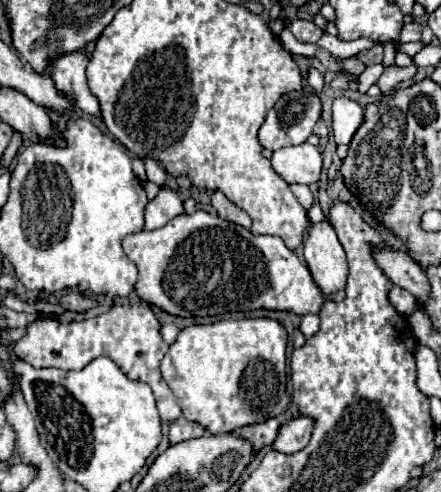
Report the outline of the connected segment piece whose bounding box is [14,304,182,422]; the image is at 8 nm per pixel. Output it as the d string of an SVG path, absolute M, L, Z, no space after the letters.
M148 304L112 306L110 310L106 310L96 318L72 322L72 324L62 324L56 318L40 318L28 326L26 336L16 342L14 352L20 360L36 368L54 366L60 370L82 370L94 358L110 356L130 380L140 380L150 384L156 396L162 422L174 422L182 416L182 410L176 404L170 386L164 382L160 374L160 362L168 352L168 344L162 340L160 322L152 306Z

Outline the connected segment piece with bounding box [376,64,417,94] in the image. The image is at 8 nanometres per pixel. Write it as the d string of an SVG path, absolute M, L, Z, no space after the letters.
M416 64L406 66L406 68L400 68L400 66L397 65L388 66L376 84L378 84L378 88L380 88L384 94L388 94L388 92L392 92L394 86L398 86L400 82L406 82L406 80L414 78L416 72Z

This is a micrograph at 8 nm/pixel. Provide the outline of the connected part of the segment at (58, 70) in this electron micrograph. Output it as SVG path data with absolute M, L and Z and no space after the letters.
M78 50L66 56L60 56L52 62L48 74L54 78L56 88L70 94L76 102L76 106L90 116L98 116L100 114L100 106L98 100L92 96L88 84L86 84L86 76L84 70L88 66L88 56Z

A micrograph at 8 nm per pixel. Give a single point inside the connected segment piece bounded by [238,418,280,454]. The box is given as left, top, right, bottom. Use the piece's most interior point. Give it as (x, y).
(259, 435)

